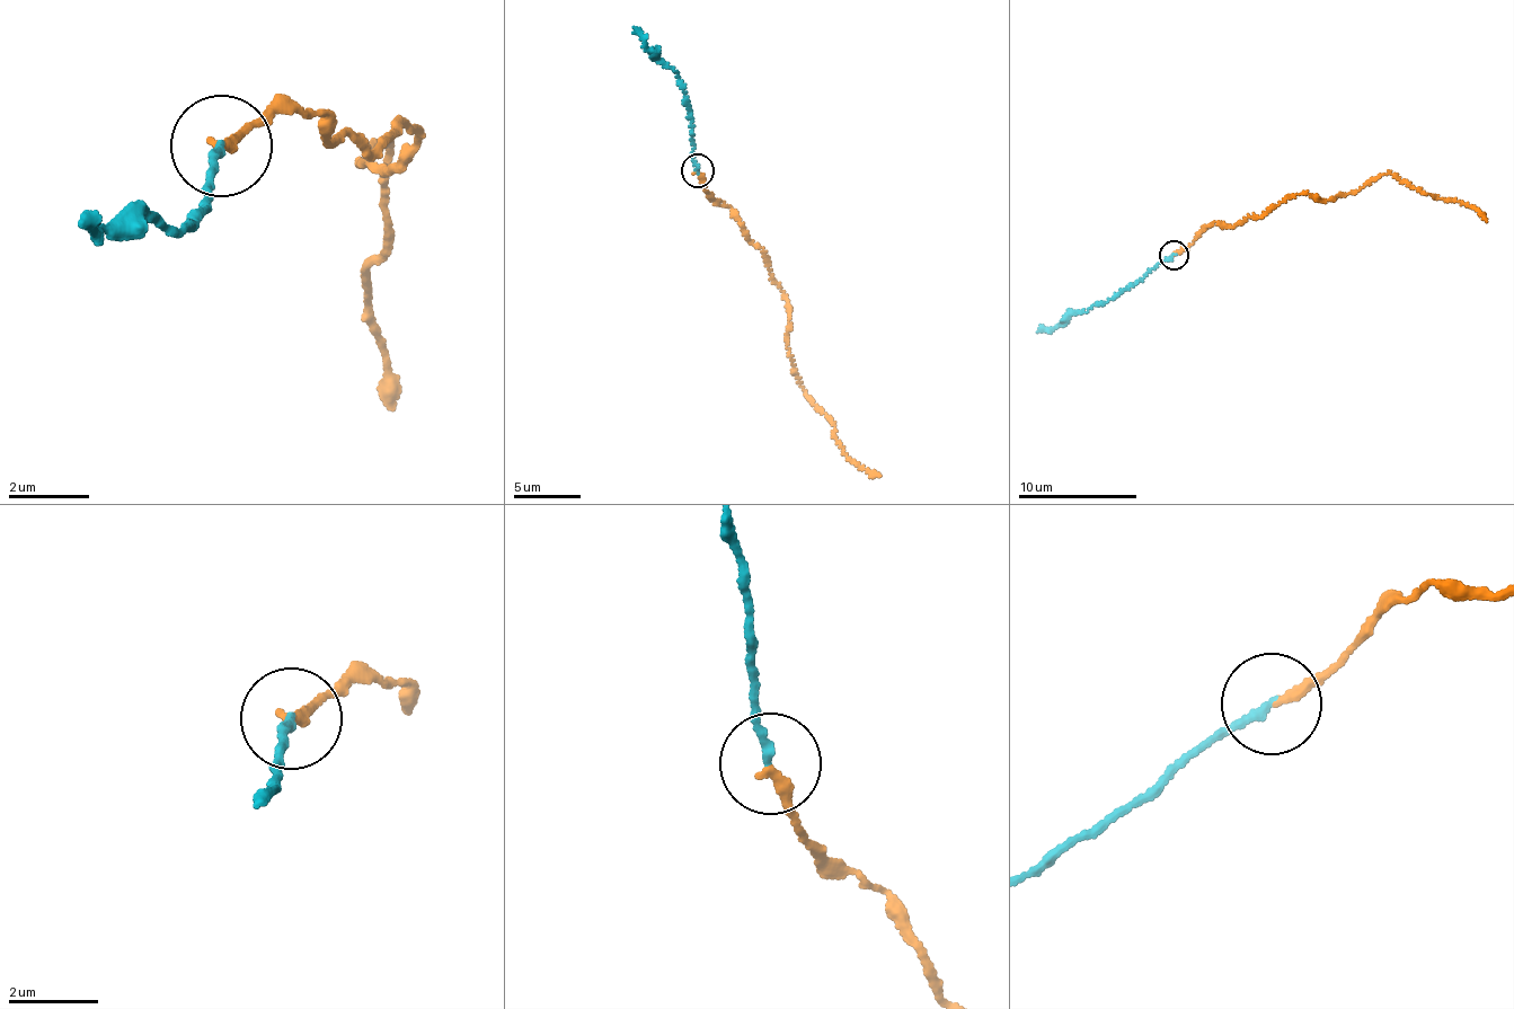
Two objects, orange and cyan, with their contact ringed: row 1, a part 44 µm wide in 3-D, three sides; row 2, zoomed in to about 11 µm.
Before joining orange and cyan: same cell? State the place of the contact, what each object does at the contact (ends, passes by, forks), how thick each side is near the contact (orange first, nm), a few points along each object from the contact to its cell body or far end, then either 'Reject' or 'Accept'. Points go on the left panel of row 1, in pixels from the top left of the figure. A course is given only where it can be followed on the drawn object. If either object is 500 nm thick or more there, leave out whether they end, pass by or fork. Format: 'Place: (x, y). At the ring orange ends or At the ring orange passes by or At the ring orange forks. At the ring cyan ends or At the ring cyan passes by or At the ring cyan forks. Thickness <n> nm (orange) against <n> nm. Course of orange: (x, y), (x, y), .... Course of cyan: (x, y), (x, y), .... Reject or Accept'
Place: (221, 145). At the ring orange ends. At the ring cyan ends. Thickness 200 nm (orange) against 190 nm. Course of orange: (224, 143), (310, 111), (382, 153), (417, 133), (355, 167), (382, 139), (392, 412). Course of cyan: (224, 143), (195, 224), (114, 215), (78, 223). Accept

